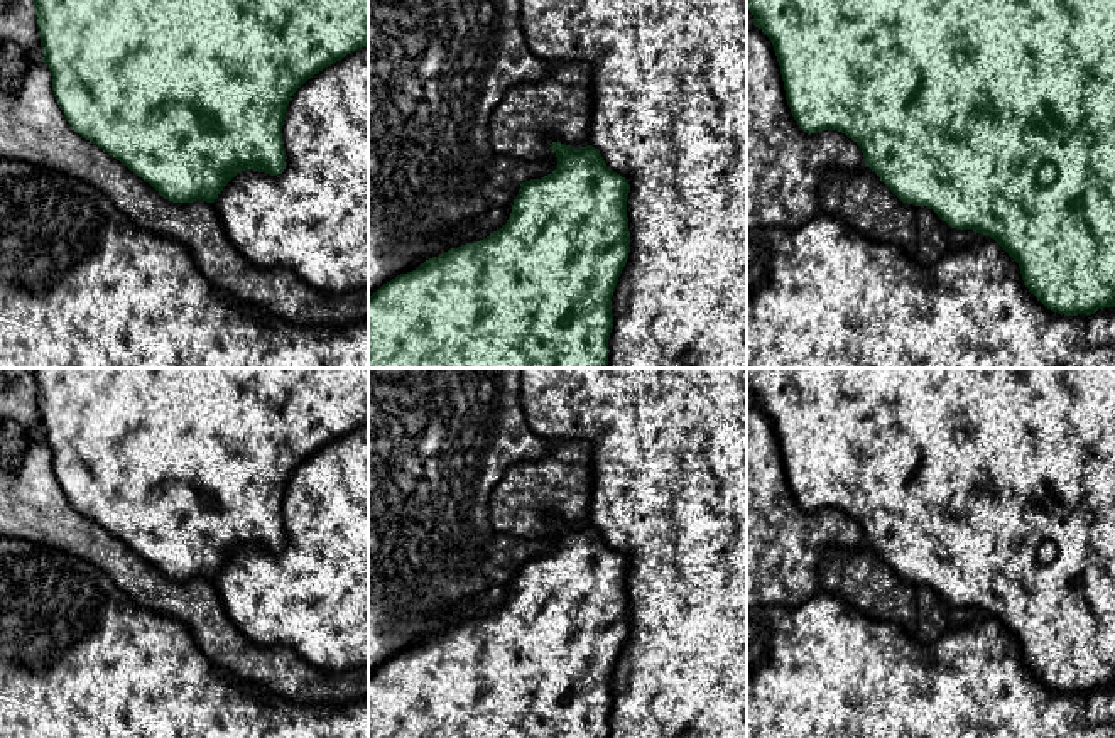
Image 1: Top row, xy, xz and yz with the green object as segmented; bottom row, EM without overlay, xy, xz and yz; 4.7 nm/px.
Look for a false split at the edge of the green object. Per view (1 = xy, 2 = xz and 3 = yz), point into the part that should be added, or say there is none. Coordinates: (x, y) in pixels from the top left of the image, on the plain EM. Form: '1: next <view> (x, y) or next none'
1: next none
2: next none
3: next none

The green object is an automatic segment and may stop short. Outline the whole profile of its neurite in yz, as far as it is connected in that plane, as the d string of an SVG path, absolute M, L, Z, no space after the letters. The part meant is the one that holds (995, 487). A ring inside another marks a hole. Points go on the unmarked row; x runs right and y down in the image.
M747 368L747 387L772 421L786 468L786 478L797 503L806 512L836 508L857 520L868 544L902 579L933 588L956 608L973 608L993 616L1020 645L1031 672L1047 687L1064 692L1091 694L1098 687L1115 686L1115 368Z

